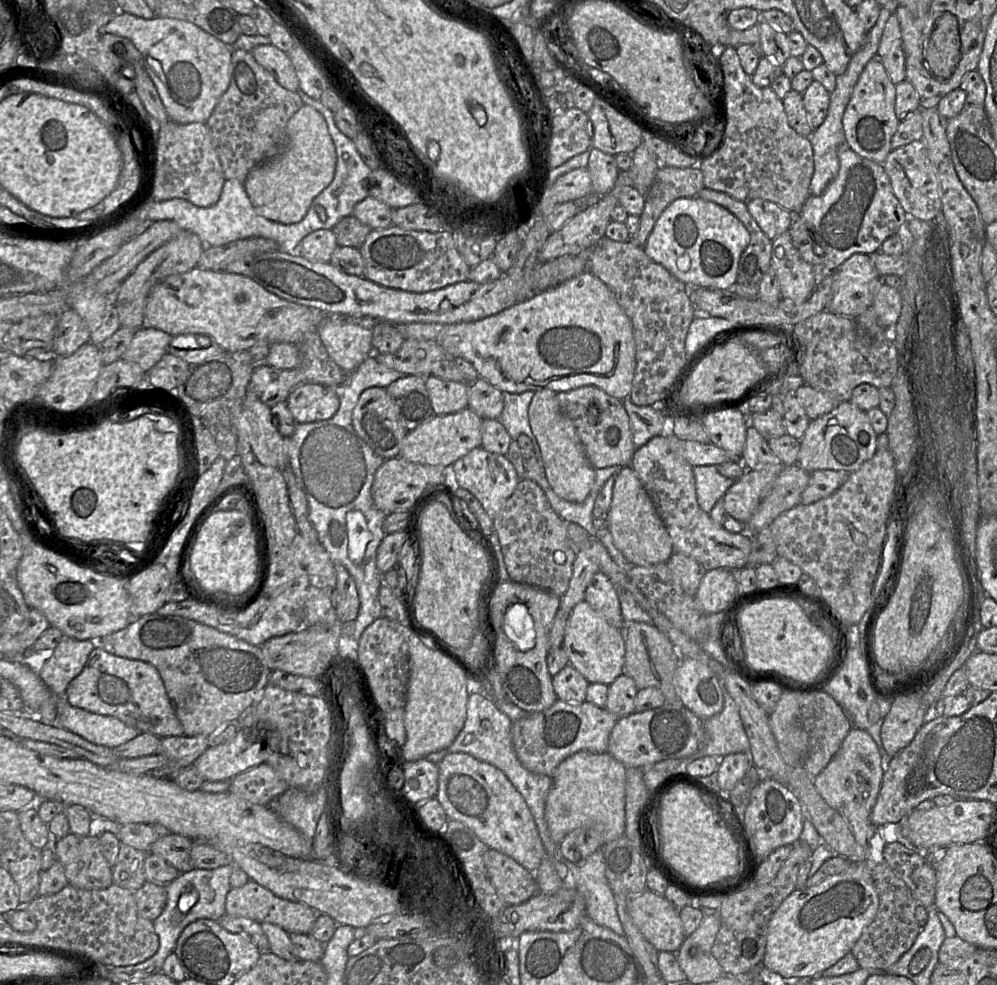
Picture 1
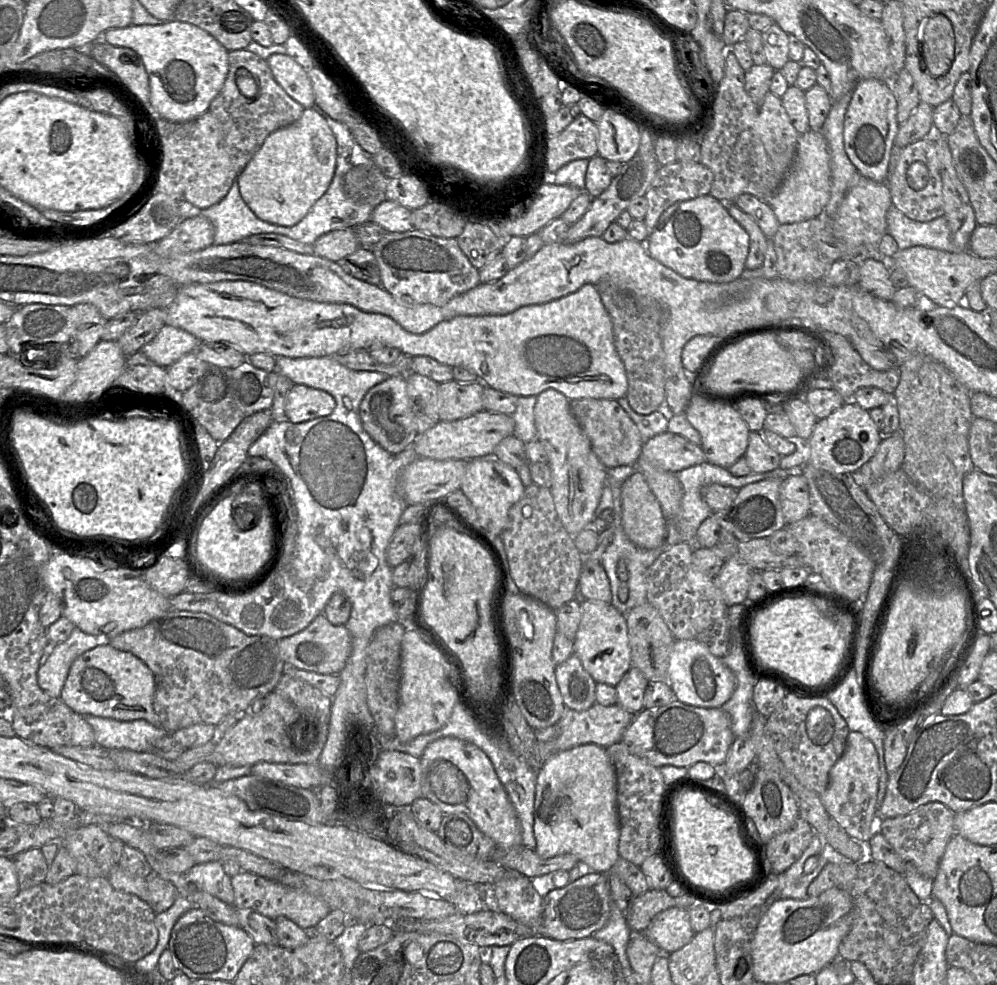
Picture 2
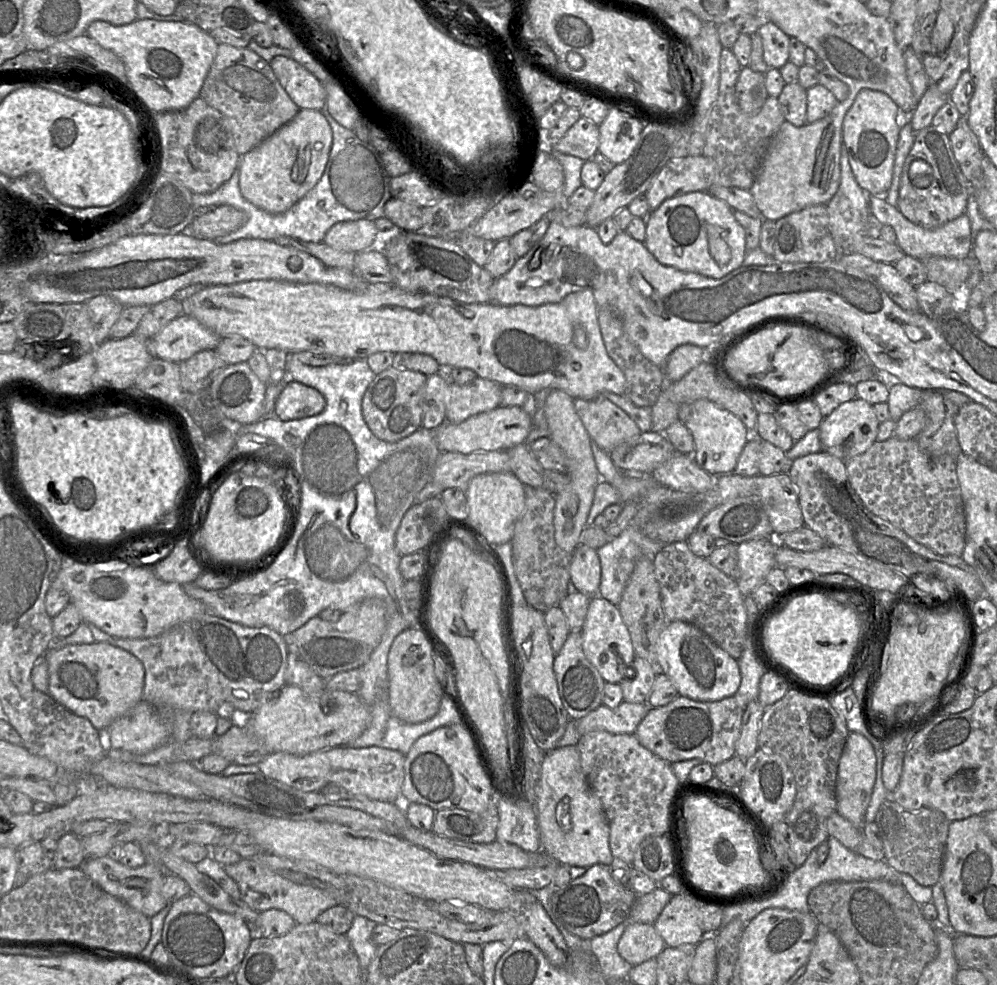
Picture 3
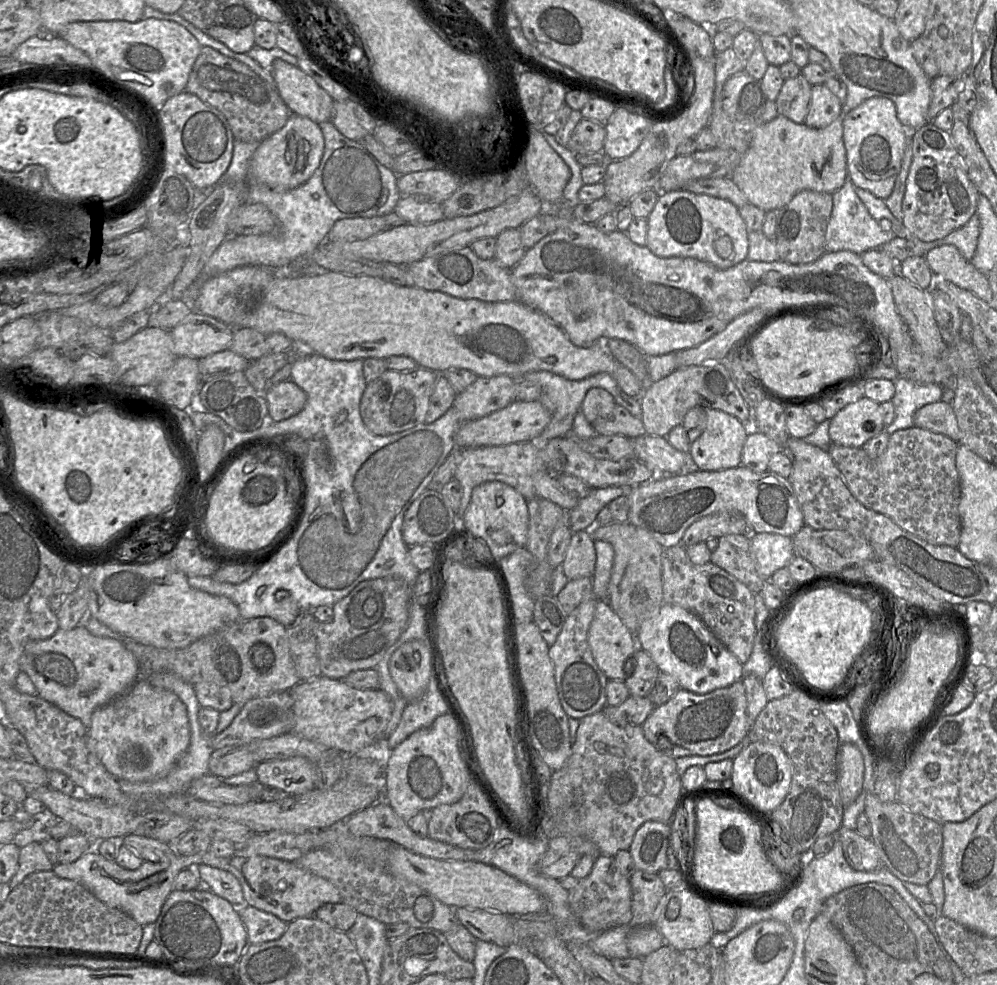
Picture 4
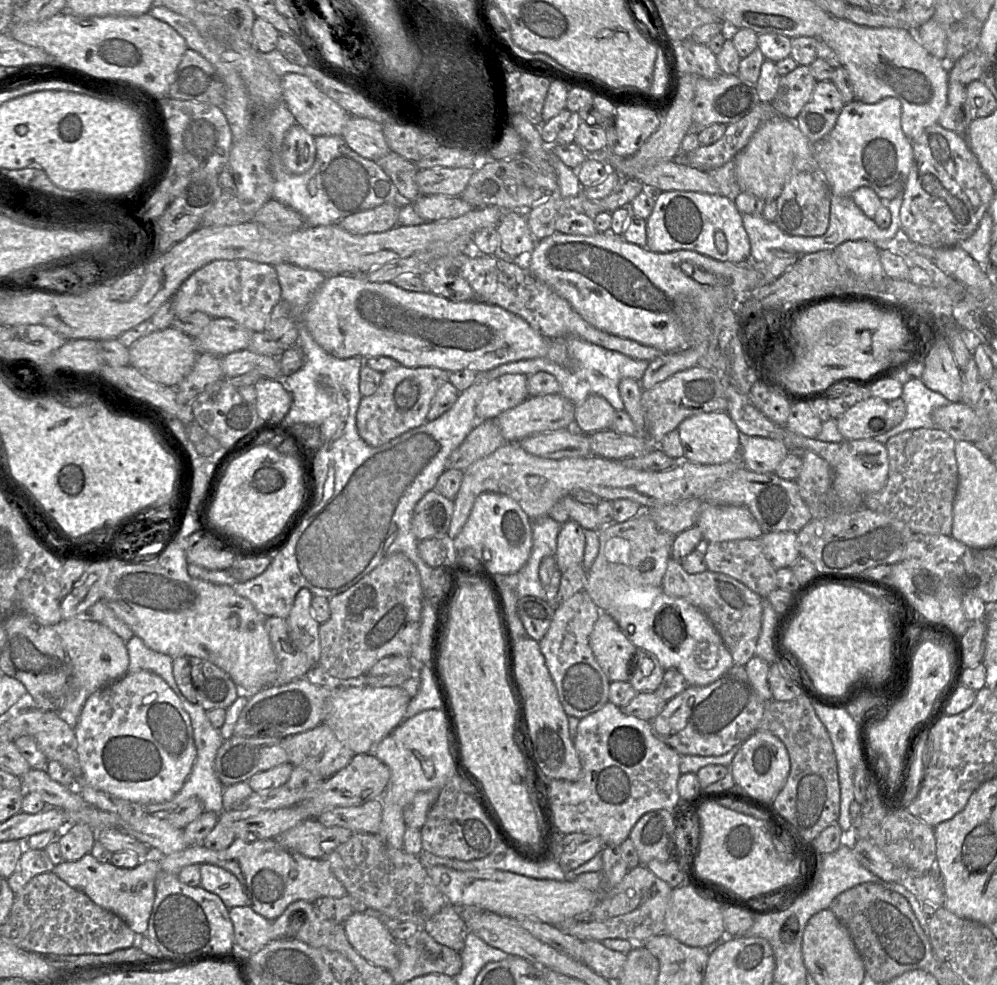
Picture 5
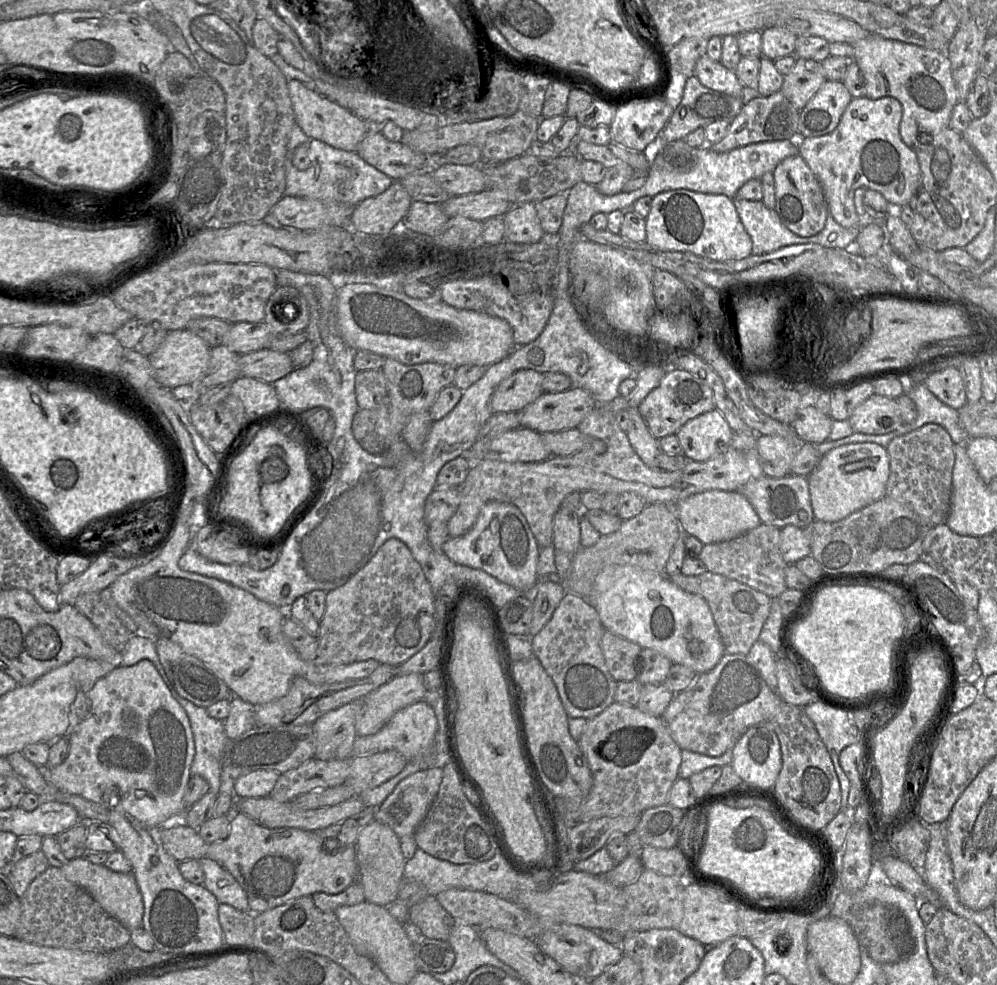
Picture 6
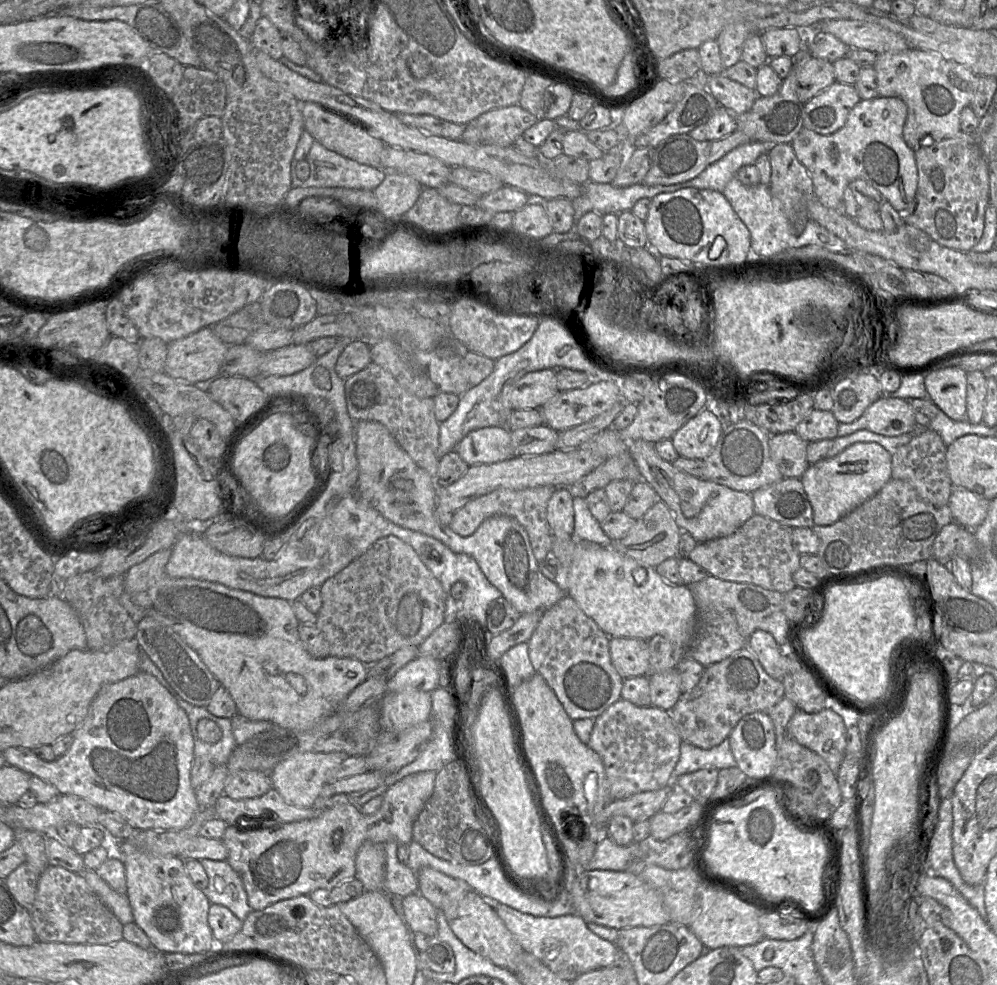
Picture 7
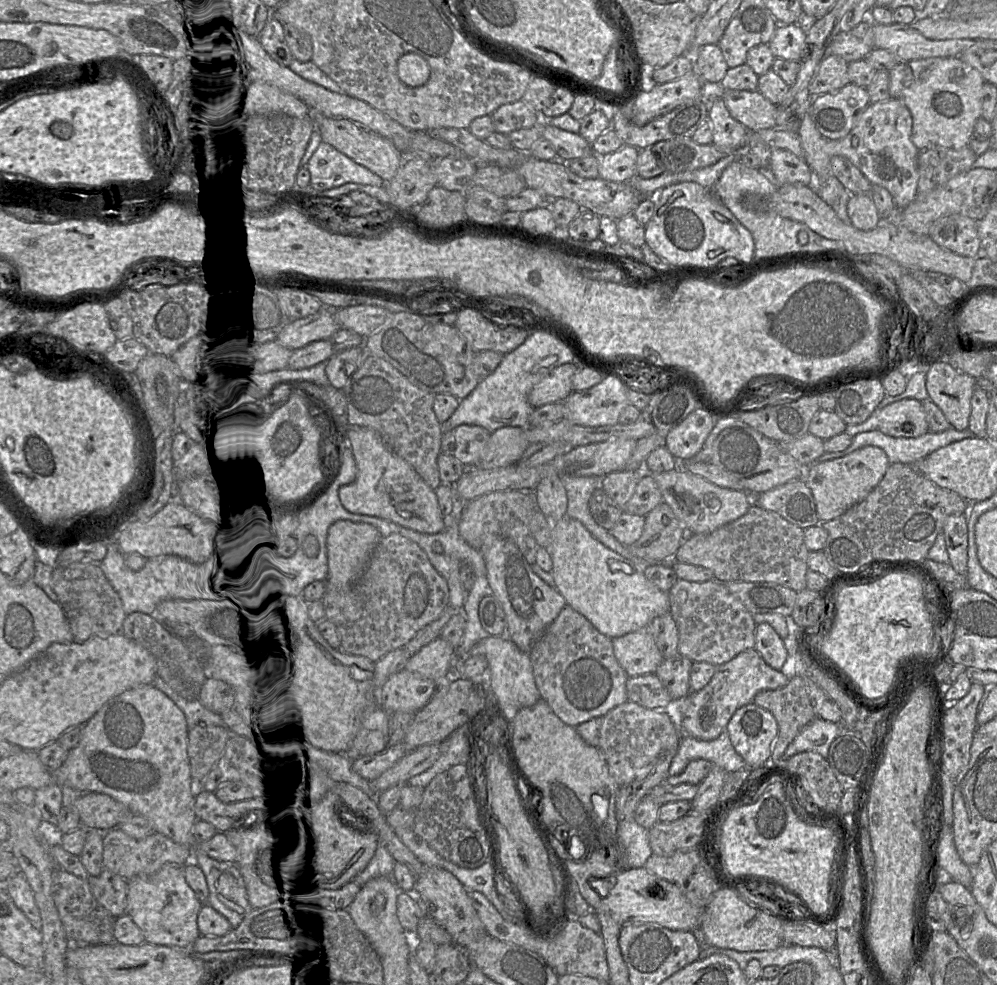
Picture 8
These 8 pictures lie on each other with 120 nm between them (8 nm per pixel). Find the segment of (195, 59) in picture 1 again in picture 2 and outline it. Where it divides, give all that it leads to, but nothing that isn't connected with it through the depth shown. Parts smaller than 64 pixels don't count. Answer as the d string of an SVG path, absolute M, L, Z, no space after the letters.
M176 19L160 25L129 25L102 33L104 40L137 52L149 76L150 102L168 121L185 123L209 110L229 71L228 50L202 28Z

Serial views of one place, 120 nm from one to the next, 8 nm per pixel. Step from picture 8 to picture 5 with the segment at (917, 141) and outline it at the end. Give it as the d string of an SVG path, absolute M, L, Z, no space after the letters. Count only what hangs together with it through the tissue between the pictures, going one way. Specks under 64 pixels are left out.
M830 17L819 39L834 50L847 70L855 100L873 104L894 97L900 101L901 127L910 140L938 122L948 105L949 64L931 55L920 44L914 31L860 26L846 19Z

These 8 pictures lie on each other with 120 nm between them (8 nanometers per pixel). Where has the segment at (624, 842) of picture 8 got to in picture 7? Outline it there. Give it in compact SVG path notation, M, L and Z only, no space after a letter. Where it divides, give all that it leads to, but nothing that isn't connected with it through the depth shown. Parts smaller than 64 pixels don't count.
M606 837L597 845L586 870L626 871L635 856L639 858L639 843L619 846L610 837Z

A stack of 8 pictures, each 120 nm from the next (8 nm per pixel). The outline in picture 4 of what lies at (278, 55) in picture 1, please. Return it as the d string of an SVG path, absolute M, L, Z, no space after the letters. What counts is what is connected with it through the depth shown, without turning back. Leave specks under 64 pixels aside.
M276 59L272 64L272 76L291 114L306 117L317 124L331 121L333 99L298 66Z

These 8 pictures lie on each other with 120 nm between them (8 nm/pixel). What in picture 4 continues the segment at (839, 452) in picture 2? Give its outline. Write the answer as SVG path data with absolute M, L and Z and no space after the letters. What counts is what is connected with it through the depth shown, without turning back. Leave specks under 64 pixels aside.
M863 396L830 419L829 437L832 444L860 448L885 427L880 404Z

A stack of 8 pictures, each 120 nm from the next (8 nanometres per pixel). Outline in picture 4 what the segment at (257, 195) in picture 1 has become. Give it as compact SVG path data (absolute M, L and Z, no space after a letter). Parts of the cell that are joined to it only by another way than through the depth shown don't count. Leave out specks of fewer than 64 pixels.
M291 114L286 124L263 141L249 165L249 180L274 190L290 190L305 183L319 167L324 153L324 137L319 124Z

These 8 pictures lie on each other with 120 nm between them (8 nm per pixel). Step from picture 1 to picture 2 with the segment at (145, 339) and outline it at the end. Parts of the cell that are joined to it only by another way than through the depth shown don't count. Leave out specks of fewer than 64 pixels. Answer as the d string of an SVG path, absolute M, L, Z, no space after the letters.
M165 324L149 342L142 346L140 351L154 363L167 368L184 355L196 349L200 342L203 341L200 341L189 332Z

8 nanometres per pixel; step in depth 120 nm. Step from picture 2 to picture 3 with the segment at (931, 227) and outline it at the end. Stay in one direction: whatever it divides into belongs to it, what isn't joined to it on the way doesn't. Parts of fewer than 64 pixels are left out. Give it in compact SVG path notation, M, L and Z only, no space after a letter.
M868 195L868 204L871 214L879 225L890 225L897 237L897 245L905 255L918 259L927 259L932 256L943 256L955 259L964 259L971 255L971 223L964 213L935 228L924 228L908 220L896 206L892 206L883 197Z

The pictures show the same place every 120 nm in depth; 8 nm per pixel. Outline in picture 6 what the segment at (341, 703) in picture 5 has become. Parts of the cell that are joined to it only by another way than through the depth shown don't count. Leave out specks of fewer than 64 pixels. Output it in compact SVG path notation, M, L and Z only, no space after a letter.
M423 674L396 675L362 701L362 715L356 723L359 736L376 734L399 710L424 699L427 690Z

